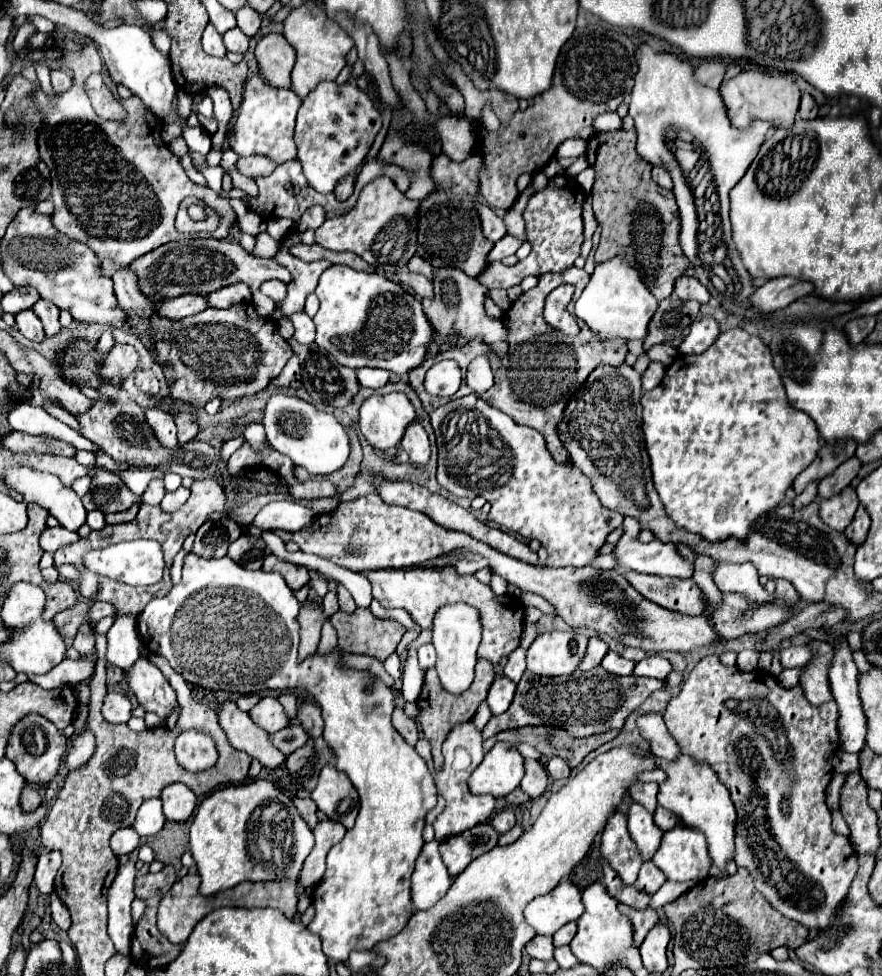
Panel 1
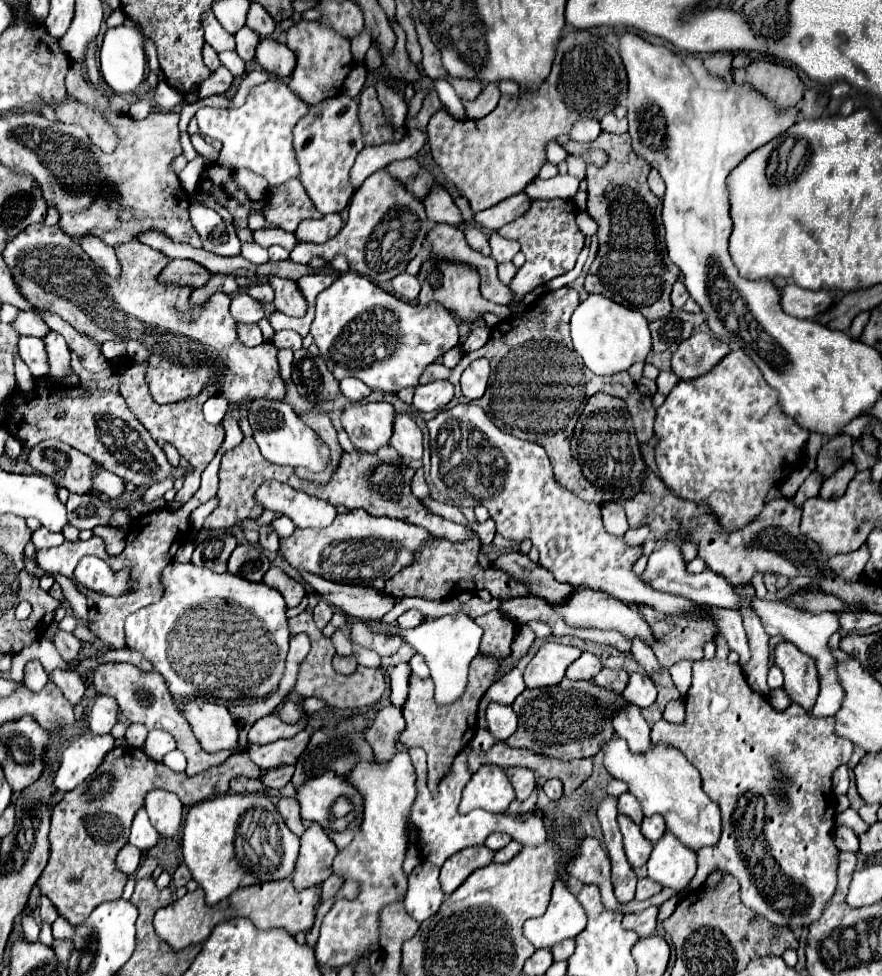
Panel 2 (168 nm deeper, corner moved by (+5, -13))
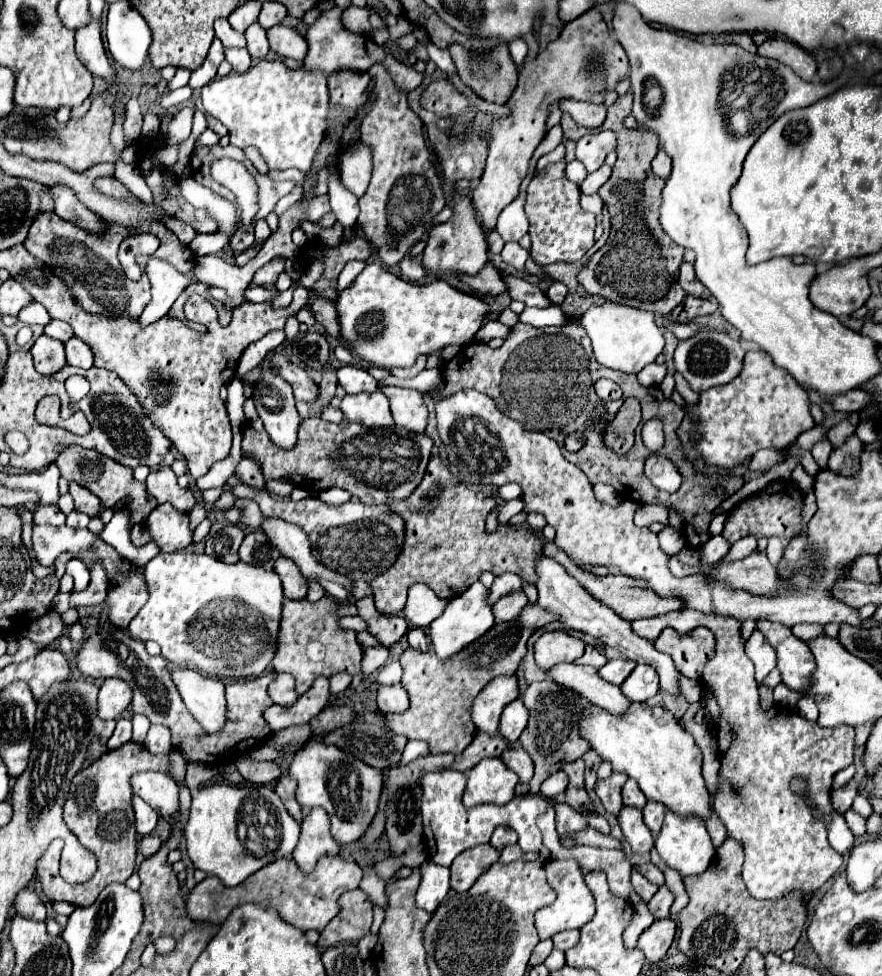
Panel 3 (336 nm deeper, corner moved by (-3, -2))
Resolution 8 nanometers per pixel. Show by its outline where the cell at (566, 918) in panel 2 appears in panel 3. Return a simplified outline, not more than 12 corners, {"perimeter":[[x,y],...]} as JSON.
{"perimeter":[[576,859],[544,865],[554,903],[536,911],[540,939],[584,927],[594,897]]}

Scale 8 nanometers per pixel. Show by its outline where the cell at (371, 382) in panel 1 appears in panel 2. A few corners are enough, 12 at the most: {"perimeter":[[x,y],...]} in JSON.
{"perimeter":[[344,378],[340,390],[350,402],[372,394],[358,378]]}

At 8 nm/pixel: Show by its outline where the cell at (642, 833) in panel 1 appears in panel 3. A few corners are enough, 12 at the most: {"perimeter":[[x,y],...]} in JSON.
{"perimeter":[[622,807],[618,823],[634,853],[650,853],[654,837],[640,809]]}

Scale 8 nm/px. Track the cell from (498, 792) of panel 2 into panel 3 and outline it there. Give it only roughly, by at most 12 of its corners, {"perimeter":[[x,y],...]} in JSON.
{"perimeter":[[498,757],[468,773],[464,805],[506,805],[516,775]]}

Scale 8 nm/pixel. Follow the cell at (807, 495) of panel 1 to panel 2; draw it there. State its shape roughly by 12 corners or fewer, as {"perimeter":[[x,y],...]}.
{"perimeter":[[816,472],[804,480],[792,498],[802,508],[808,498],[818,496],[822,476]]}

